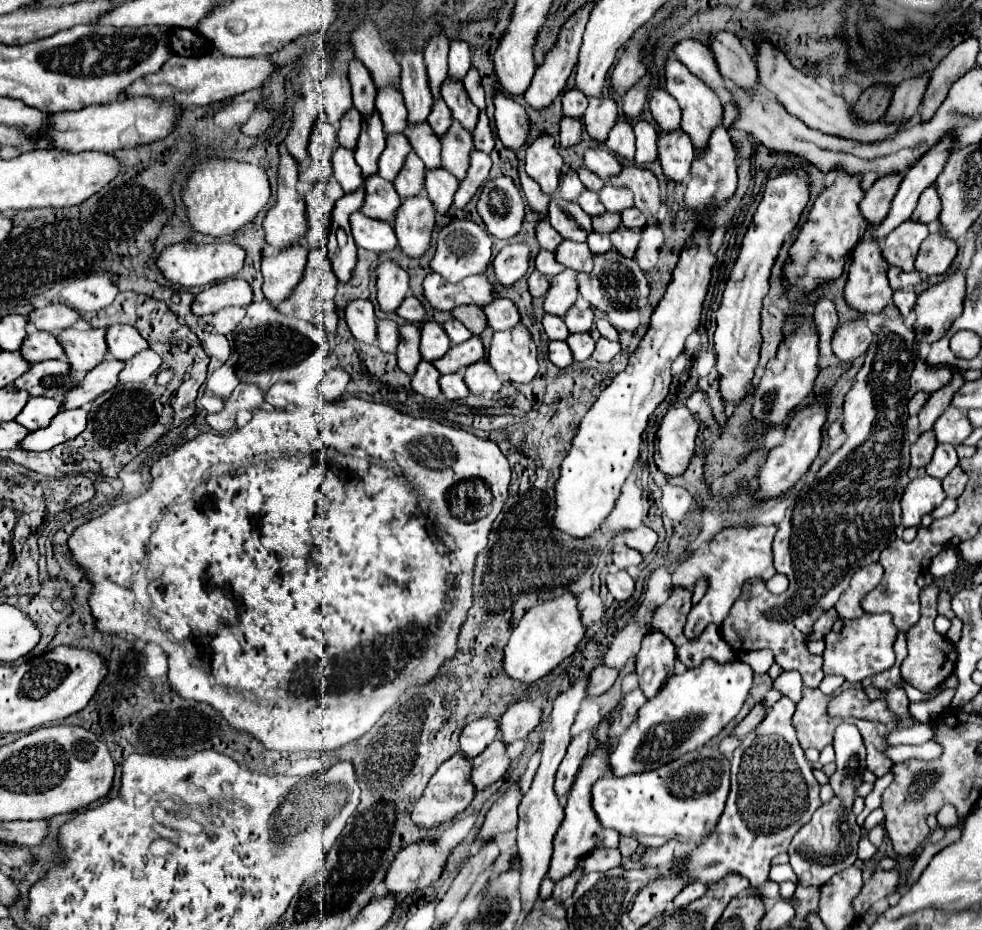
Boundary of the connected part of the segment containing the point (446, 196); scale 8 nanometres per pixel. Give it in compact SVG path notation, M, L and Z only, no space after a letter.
M435 168L425 172L425 190L429 200L433 200L439 214L447 214L453 204L453 194L457 192L459 180L445 168Z

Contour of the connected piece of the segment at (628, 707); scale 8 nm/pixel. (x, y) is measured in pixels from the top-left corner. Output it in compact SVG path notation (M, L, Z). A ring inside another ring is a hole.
M641 688L631 690L631 692L623 698L623 708L621 708L621 724L623 724L623 728L627 728L627 726L635 720L639 708L641 708L645 702L647 702L647 698L645 698L645 694L641 692Z

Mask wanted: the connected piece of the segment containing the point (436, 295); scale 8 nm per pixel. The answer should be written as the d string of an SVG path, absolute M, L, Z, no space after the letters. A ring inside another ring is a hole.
M431 272L423 280L423 294L435 310L453 310L455 306L461 306L461 304L485 306L489 304L489 300L493 300L491 290L493 288L487 282L485 274L467 276L457 284L447 282L443 276L435 272Z

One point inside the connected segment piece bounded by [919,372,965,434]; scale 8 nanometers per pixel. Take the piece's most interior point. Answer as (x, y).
(939, 400)

